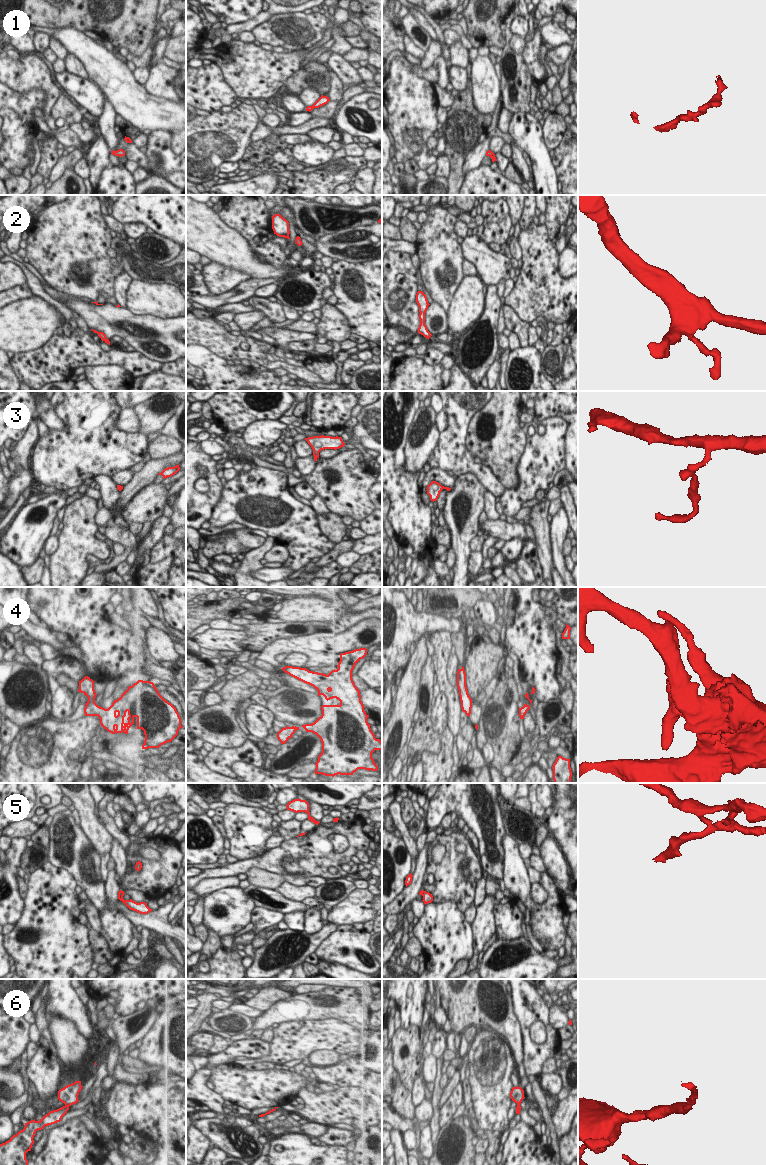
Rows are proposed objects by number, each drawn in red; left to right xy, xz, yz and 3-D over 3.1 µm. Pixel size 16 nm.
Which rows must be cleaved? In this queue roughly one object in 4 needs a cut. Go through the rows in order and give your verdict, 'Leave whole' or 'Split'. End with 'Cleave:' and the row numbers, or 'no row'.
1: Leave whole
2: Leave whole
3: Leave whole
4: Leave whole
5: Split
6: Leave whole
Cleave: 5

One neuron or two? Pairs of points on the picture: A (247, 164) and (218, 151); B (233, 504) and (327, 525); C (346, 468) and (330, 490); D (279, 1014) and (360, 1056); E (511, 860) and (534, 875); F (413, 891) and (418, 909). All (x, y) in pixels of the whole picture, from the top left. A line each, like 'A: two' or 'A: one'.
A: two
B: two
C: one
D: two
E: two
F: two

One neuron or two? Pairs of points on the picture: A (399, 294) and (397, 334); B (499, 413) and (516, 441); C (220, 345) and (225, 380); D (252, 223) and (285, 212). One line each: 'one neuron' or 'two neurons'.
A: two neurons
B: one neuron
C: two neurons
D: one neuron

